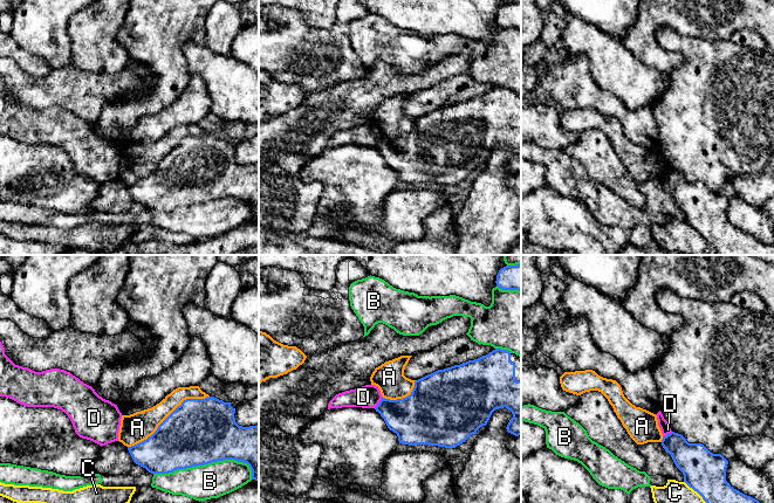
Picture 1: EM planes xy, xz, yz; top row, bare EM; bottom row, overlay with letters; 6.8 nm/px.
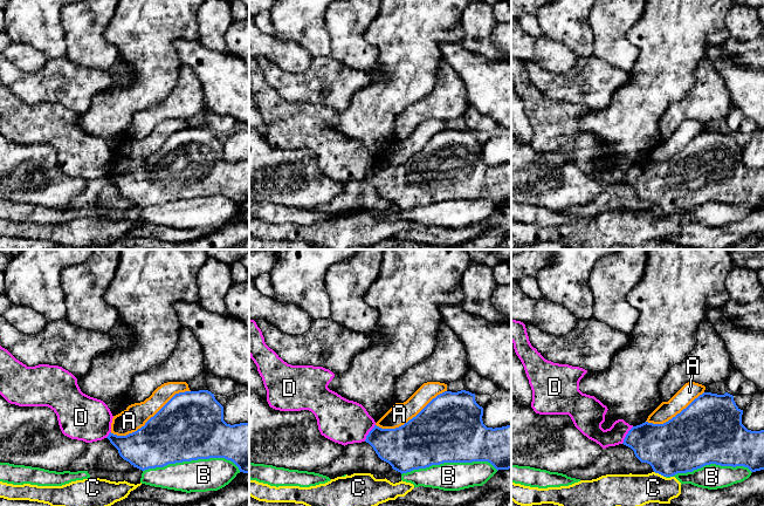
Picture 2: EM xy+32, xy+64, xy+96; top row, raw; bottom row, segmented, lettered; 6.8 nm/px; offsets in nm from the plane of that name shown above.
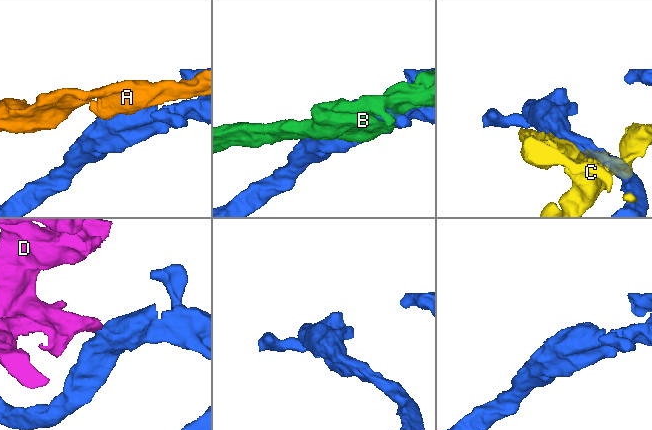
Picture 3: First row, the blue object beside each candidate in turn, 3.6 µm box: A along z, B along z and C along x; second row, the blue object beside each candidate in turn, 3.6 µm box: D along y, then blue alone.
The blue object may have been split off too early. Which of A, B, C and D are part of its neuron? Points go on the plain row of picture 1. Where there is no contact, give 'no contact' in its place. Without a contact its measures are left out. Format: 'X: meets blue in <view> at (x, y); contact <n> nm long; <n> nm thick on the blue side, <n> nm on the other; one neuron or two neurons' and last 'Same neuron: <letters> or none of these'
A: meets blue in xy at (168, 154); contact 650 nm long; 460 nm thick on the blue side, 200 nm on the other; two neurons
B: meets blue in xy at (203, 202); contact 700 nm long; 460 nm thick on the blue side, 240 nm on the other; two neurons
C: meets blue in yz at (703, 236); contact 340 nm long; 280 nm thick on the blue side, 220 nm on the other; two neurons
D: meets blue in xz at (379, 140); contact 100 nm long; 300 nm thick on the blue side, 160 nm on the other; two neurons
Same neuron: none of these

